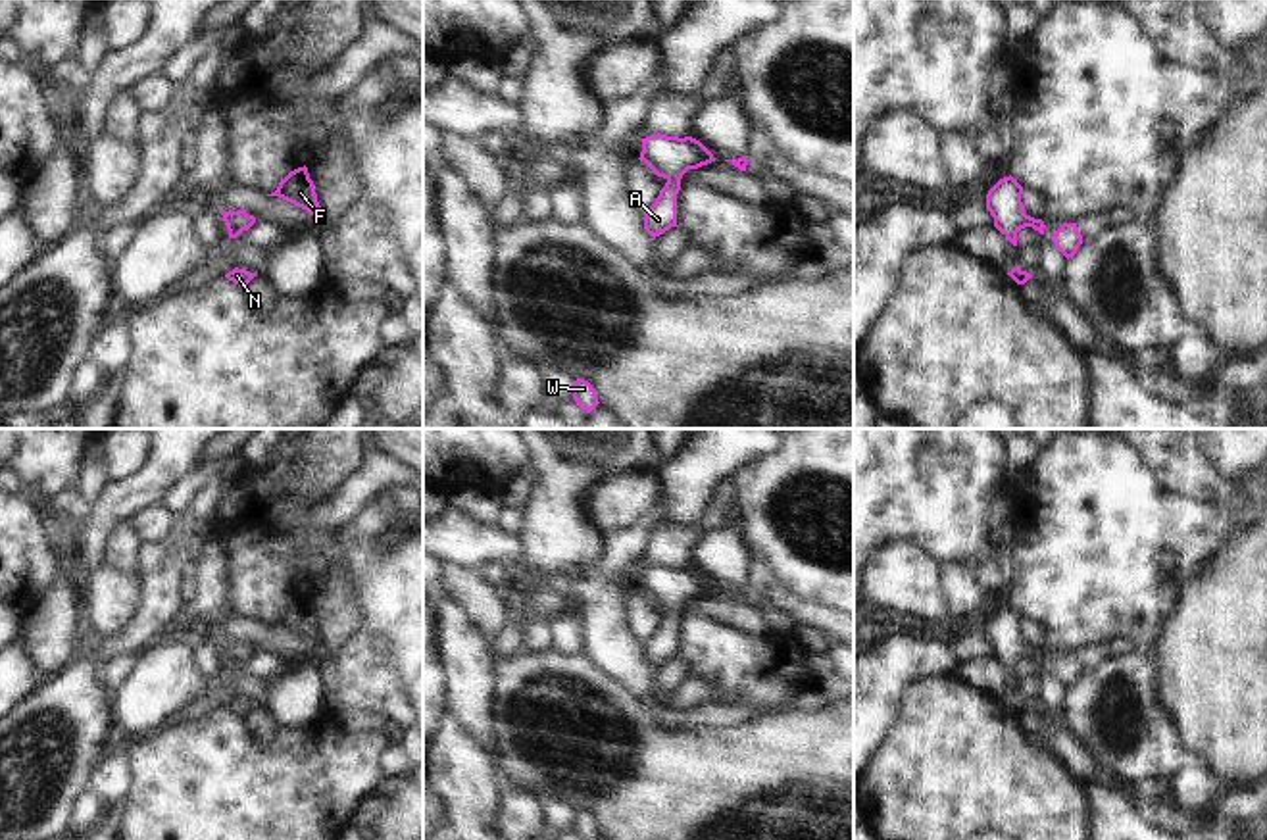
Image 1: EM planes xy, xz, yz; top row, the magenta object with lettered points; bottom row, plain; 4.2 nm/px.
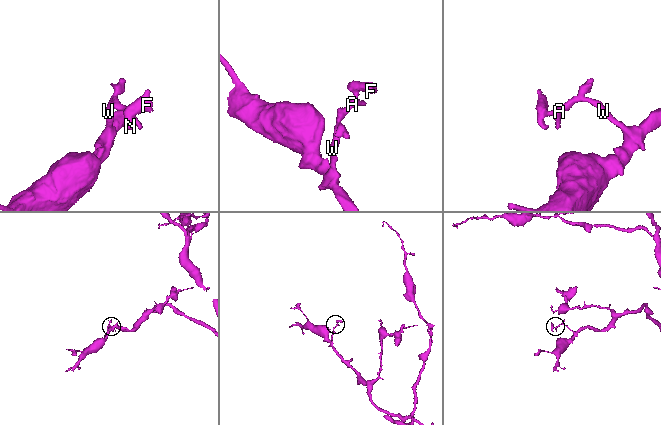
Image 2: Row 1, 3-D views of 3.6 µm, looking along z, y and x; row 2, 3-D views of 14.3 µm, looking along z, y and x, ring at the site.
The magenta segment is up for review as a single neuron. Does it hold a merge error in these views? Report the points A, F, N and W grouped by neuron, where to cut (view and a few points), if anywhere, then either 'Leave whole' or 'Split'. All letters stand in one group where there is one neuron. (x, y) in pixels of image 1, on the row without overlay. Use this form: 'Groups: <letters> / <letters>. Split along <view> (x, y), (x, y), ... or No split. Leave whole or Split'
Groups: A F N W. No split. Leave whole.

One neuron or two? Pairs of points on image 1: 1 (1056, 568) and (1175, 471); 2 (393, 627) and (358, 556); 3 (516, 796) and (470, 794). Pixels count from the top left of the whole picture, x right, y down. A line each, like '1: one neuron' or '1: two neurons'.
1: two neurons
2: two neurons
3: two neurons

